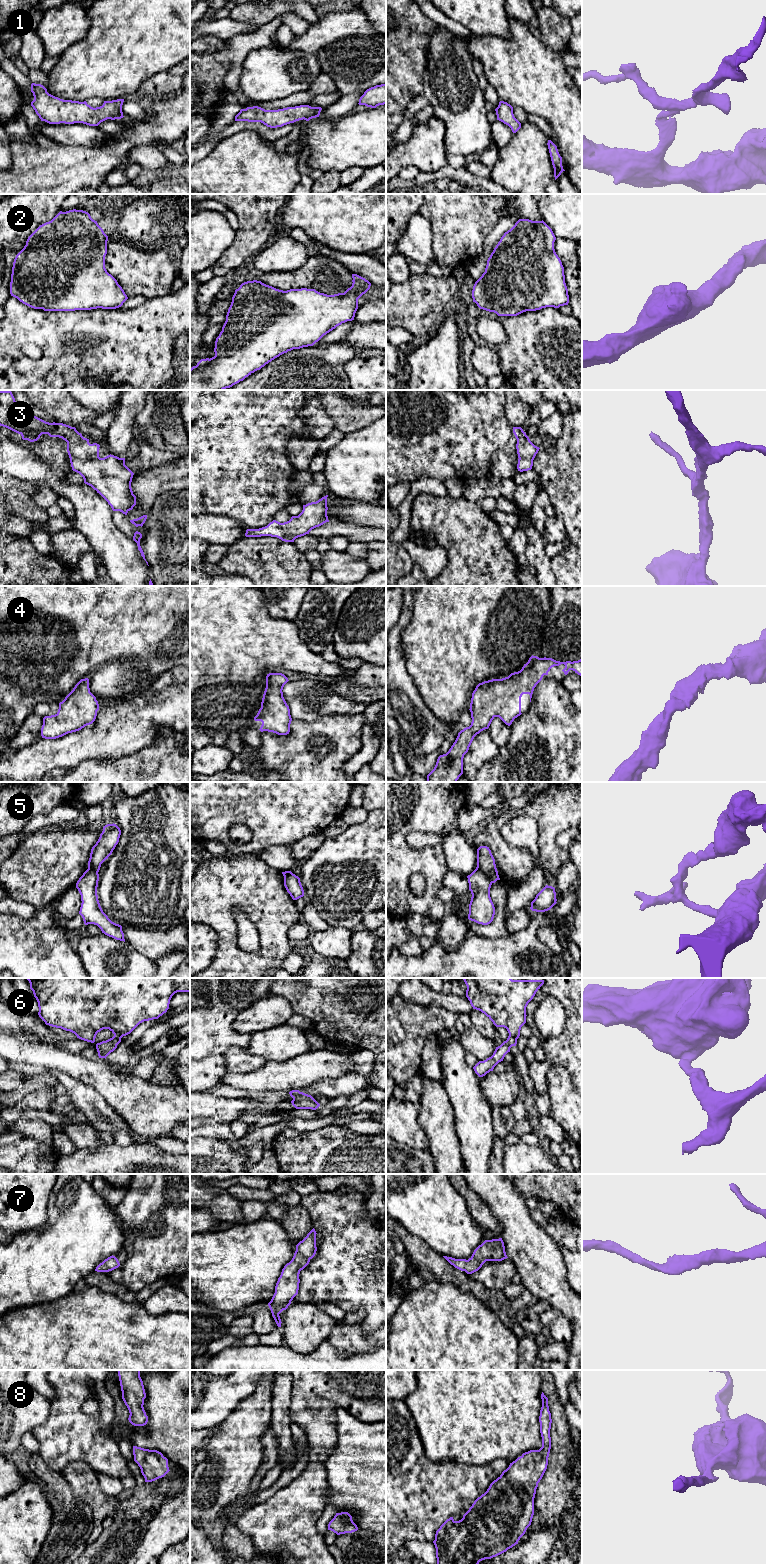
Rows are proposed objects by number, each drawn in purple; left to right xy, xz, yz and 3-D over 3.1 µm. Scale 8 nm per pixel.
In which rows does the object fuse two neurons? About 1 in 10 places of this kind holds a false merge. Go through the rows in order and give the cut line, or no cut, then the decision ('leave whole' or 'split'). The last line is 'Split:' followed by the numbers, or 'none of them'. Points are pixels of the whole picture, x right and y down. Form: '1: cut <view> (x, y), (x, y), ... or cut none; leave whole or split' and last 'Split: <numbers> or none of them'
1: cut none; leave whole
2: cut none; leave whole
3: cut none; leave whole
4: cut none; leave whole
5: cut yz (476, 867), (492, 882); split
6: cut none; leave whole
7: cut none; leave whole
8: cut none; leave whole
Split: 5

